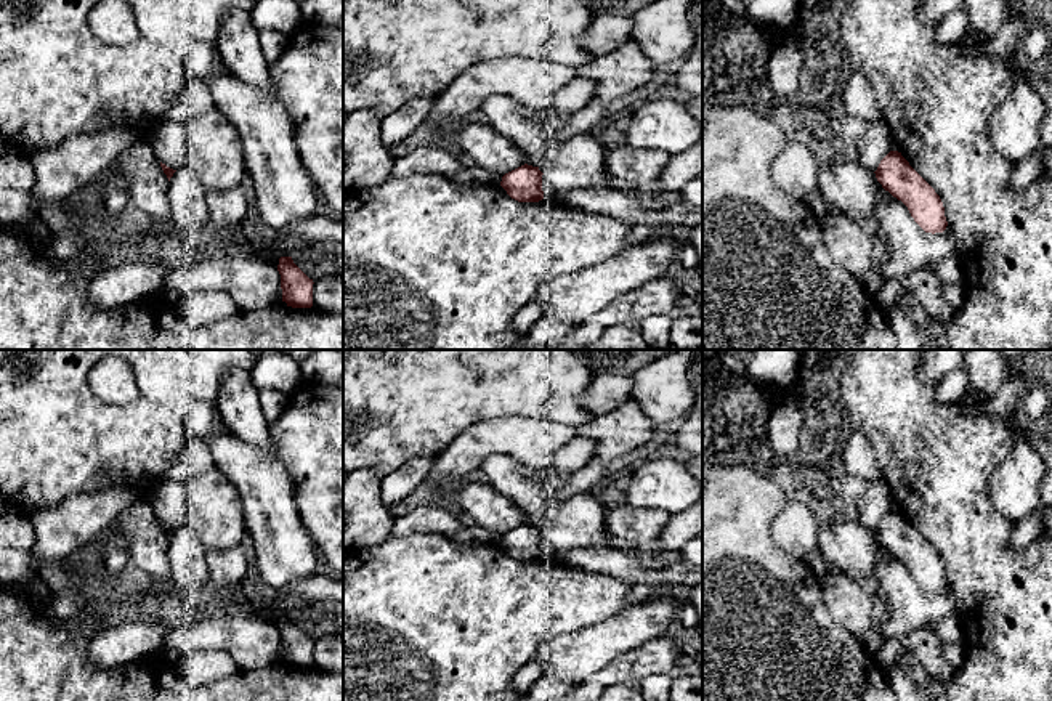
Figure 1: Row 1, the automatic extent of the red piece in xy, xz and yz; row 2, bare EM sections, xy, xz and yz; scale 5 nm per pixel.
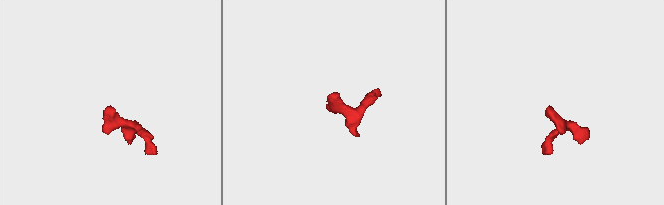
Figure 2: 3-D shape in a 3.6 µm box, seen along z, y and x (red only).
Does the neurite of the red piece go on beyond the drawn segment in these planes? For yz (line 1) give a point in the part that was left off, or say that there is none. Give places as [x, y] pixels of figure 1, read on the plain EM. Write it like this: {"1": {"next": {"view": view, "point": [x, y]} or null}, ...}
{"1": {"next": null}}

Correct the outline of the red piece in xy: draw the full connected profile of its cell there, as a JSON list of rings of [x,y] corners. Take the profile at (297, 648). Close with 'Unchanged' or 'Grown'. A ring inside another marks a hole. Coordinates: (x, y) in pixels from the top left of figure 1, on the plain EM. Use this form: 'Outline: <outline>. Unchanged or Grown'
Outline: [[[281,616],[277,630],[281,634],[282,661],[292,667],[313,666],[313,638],[310,638],[292,619]]]. Unchanged

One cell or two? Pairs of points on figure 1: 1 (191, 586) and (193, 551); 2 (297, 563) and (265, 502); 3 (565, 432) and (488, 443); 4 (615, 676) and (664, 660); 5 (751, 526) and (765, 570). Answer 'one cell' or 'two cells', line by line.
1: one cell
2: one cell
3: one cell
4: one cell
5: one cell

